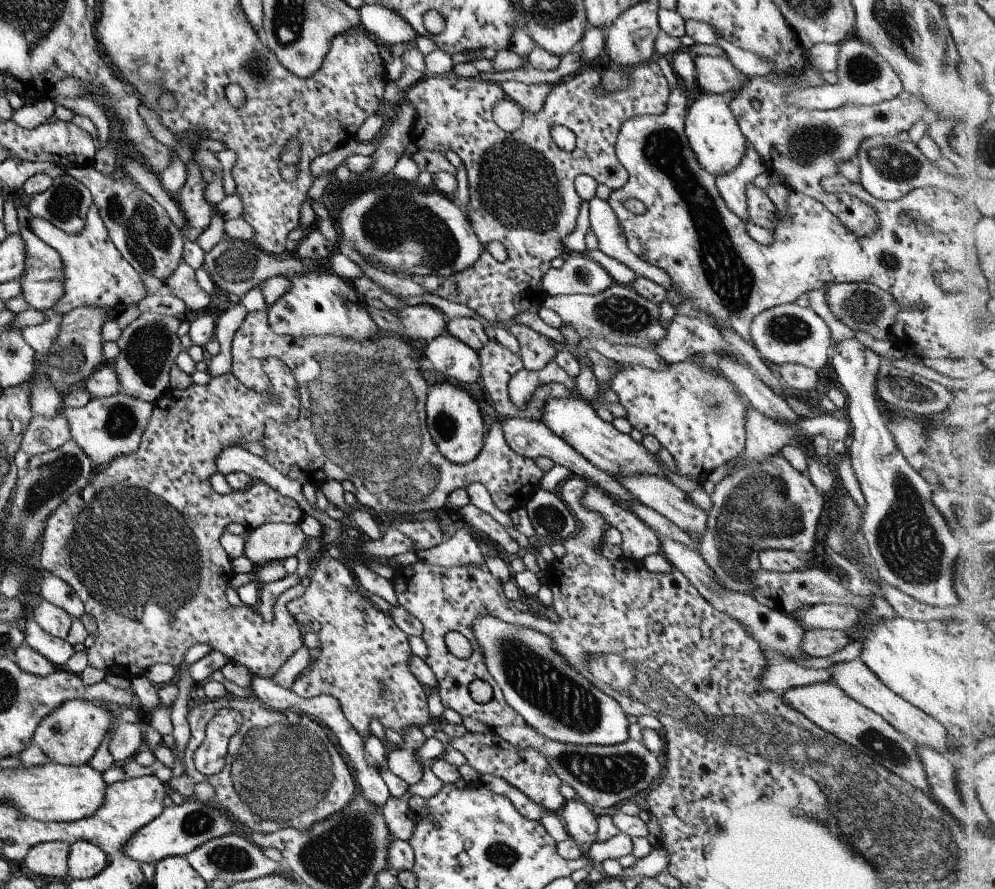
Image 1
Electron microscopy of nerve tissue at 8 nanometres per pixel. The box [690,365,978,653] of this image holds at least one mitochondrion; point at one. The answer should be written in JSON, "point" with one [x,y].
{"point":[763,506]}

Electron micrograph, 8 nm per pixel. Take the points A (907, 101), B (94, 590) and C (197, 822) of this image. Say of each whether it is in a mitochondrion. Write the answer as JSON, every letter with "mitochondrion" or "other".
{"A":"other","B":"mitochondrion","C":"mitochondrion"}

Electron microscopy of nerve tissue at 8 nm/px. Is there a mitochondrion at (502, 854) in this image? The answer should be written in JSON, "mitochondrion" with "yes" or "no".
{"mitochondrion":"yes"}

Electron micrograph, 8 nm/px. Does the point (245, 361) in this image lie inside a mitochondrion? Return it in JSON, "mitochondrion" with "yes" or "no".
{"mitochondrion":"no"}

